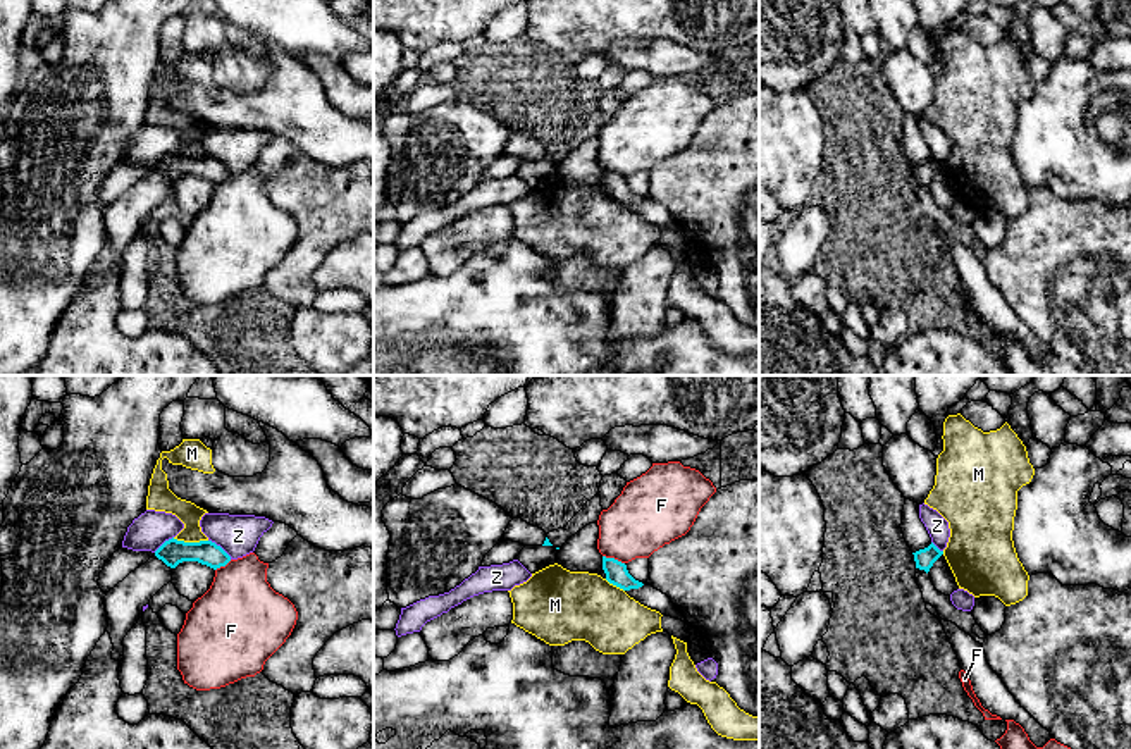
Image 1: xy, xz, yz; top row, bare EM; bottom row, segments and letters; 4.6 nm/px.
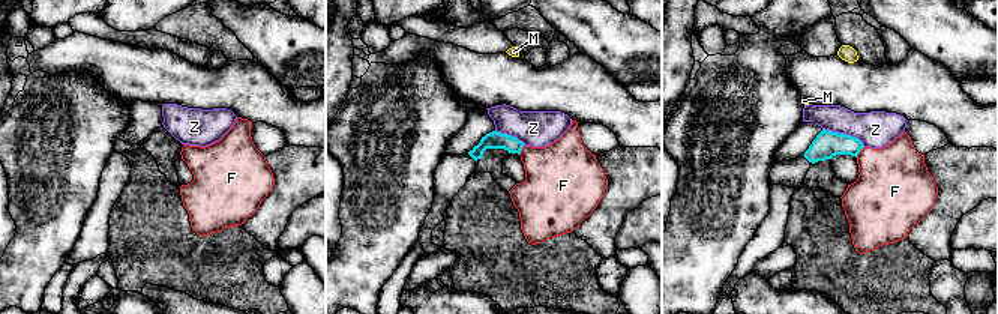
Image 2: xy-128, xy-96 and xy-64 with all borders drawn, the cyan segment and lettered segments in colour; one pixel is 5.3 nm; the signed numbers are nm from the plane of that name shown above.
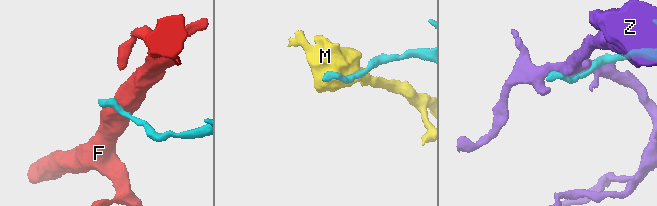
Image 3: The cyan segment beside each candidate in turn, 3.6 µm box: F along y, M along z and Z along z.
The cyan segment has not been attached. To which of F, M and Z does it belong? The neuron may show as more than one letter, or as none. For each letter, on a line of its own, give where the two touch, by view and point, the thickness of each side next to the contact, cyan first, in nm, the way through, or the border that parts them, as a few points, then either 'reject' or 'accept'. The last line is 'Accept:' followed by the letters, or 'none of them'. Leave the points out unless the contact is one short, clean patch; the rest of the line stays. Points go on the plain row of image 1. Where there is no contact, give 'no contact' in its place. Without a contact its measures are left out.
F: contact xz (613, 173); calibres 110 and 320 nm; border xz (603, 169), (624, 178); reject
M: contact xy (190, 157); calibres 120 and 120 nm; reject
Z: contact xy (221, 162); calibres 120 and 190 nm; reject
Accept: none of them

